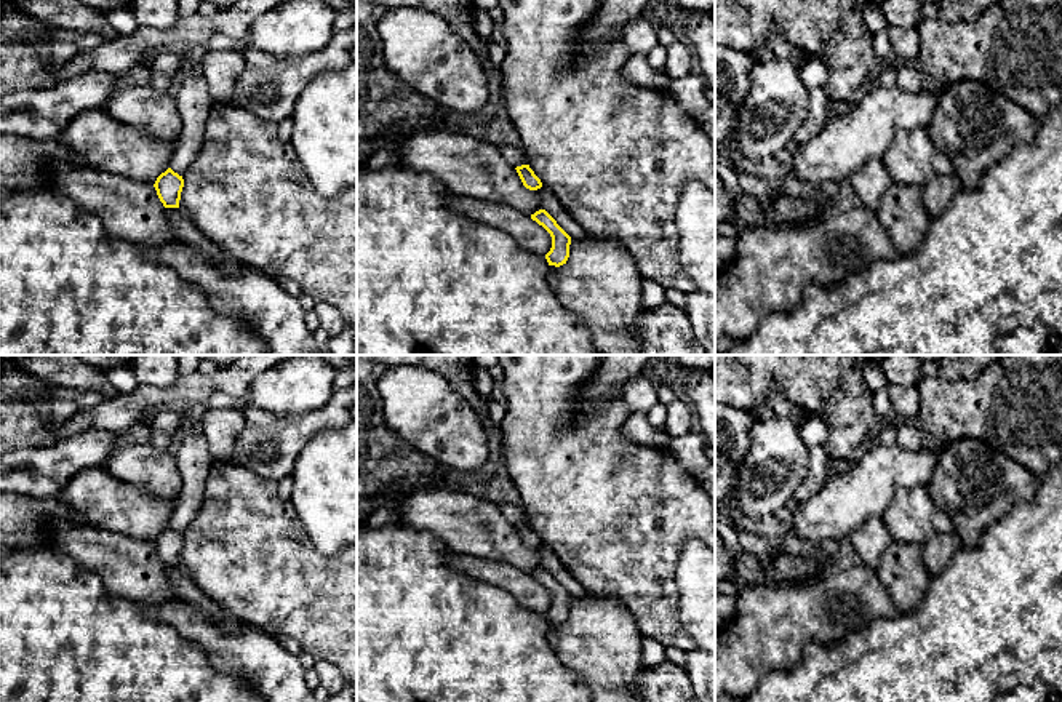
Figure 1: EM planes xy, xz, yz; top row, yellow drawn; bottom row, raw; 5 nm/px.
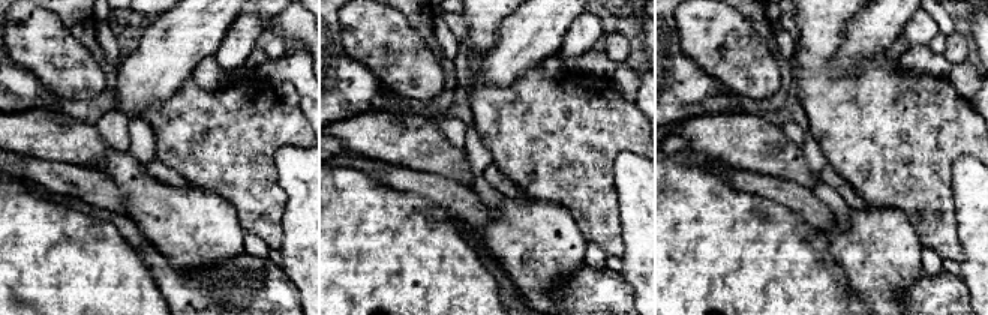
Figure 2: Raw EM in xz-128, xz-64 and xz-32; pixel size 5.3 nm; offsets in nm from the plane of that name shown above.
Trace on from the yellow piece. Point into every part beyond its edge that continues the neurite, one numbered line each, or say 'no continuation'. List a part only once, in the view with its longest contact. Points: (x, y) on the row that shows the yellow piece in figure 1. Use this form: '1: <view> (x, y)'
no continuation

